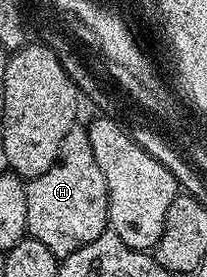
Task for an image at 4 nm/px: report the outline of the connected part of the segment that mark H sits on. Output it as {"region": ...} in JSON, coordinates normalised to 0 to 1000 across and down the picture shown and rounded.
{"region":[[[415,462],[343,466],[333,487],[314,487],[314,516],[295,516],[295,545],[275,560],[256,603],[237,603],[237,617],[217,617],[217,632],[179,632],[130,653],[130,729],[140,733],[135,845],[198,877],[217,877],[217,892],[237,892],[237,906],[256,906],[271,935],[353,921],[353,906],[449,877],[449,863],[522,838],[517,664],[507,632],[488,632],[488,603],[469,603],[469,574],[449,574],[449,531],[430,523]]]}

